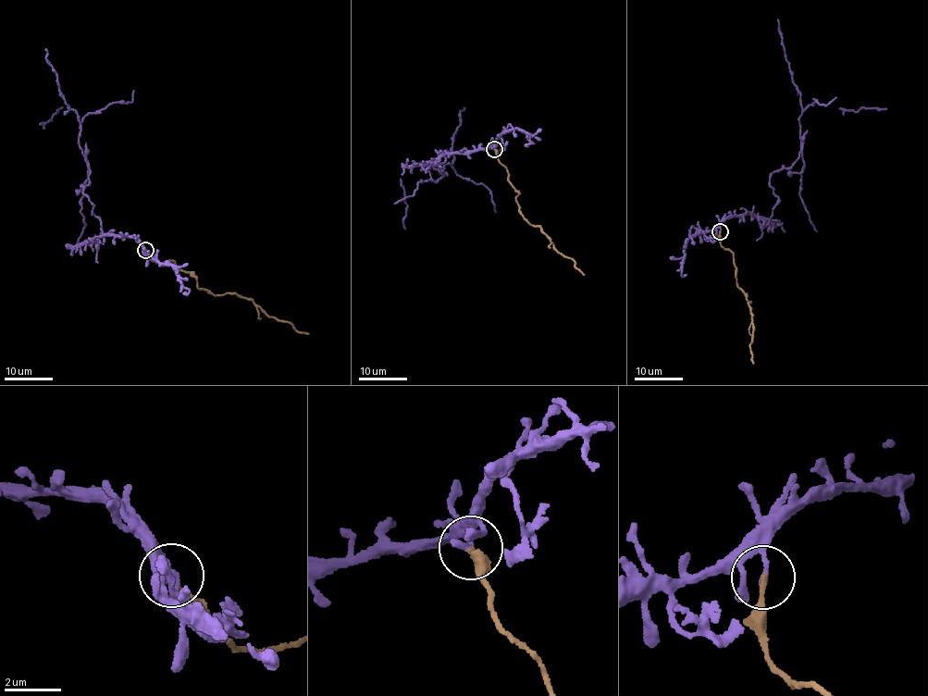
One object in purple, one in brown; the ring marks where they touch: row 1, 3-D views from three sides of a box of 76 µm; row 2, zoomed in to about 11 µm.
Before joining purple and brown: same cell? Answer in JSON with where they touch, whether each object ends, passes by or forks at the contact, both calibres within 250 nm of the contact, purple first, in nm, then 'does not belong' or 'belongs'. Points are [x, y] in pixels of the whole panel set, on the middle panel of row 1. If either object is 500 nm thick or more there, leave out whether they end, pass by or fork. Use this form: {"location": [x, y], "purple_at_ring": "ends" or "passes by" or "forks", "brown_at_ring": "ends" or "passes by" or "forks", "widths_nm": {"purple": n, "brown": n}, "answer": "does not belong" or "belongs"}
{"location": [494, 149], "purple_at_ring": "ends", "brown_at_ring": "ends", "widths_nm": {"purple": 280, "brown": 170}, "answer": "does not belong"}

